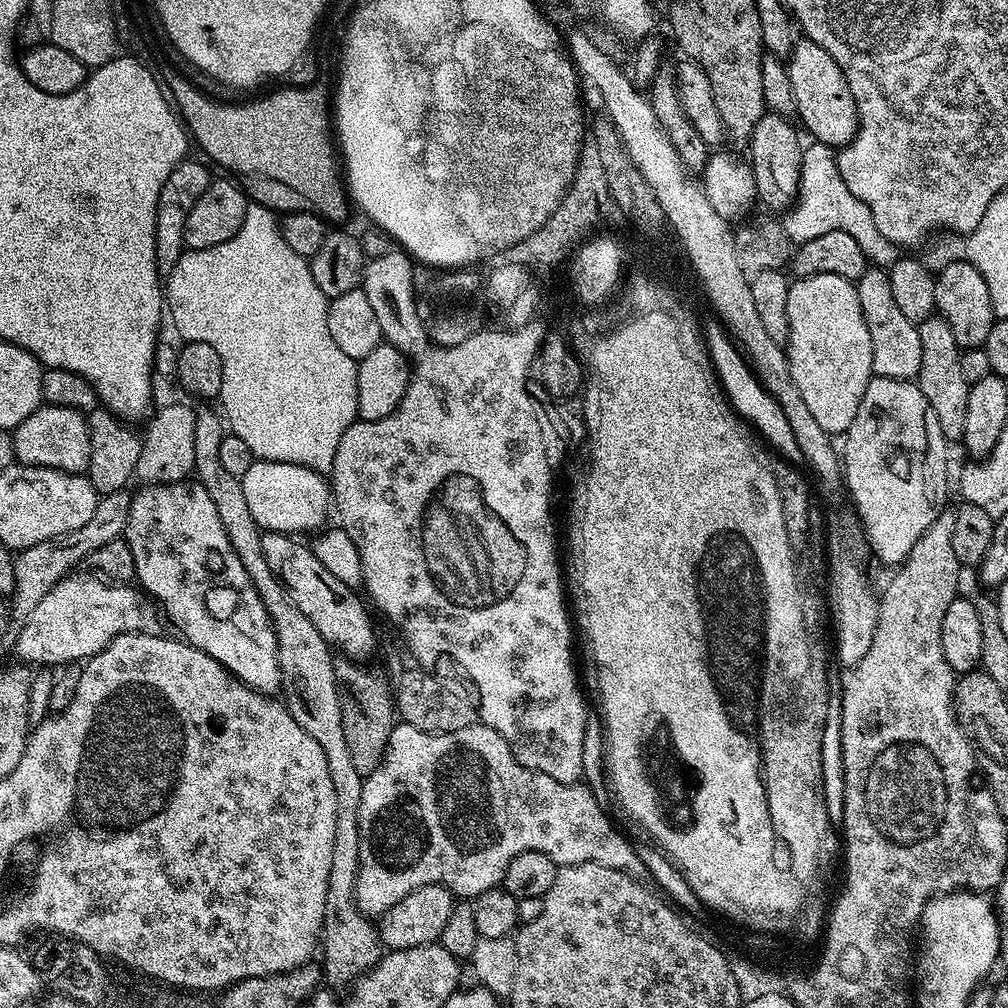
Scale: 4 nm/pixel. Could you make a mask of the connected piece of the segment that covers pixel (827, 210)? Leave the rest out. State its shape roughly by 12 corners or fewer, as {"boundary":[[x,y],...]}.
{"boundary":[[809,143],[800,194],[782,223],[799,246],[846,230],[876,266],[898,258],[838,174],[834,149]]}

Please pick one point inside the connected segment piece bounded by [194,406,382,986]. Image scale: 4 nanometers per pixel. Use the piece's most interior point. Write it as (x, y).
(352, 946)

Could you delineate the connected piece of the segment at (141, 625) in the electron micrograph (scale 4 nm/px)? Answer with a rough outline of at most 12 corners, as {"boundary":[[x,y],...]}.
{"boundary":[[69,574],[34,606],[14,649],[67,666],[162,616],[128,582]]}

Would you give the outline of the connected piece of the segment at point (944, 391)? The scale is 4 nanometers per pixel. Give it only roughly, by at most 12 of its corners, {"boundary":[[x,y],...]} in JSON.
{"boundary":[[938,314],[918,327],[918,377],[945,440],[959,441],[970,387],[960,343]]}

